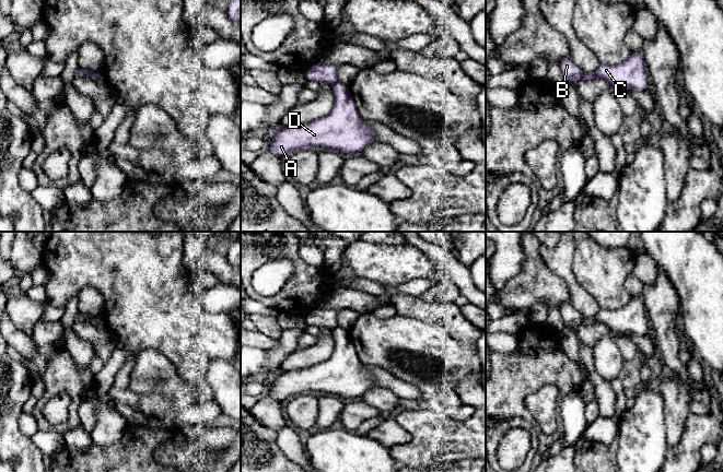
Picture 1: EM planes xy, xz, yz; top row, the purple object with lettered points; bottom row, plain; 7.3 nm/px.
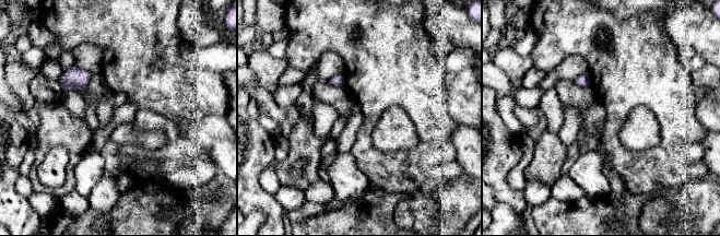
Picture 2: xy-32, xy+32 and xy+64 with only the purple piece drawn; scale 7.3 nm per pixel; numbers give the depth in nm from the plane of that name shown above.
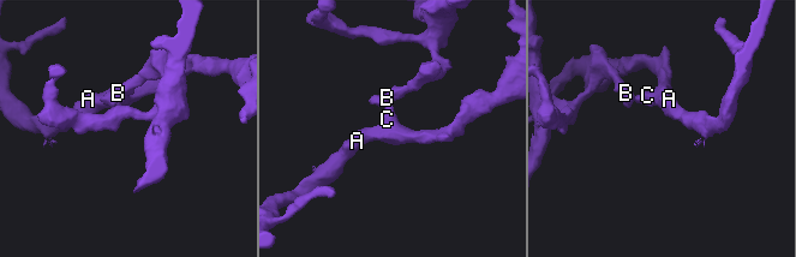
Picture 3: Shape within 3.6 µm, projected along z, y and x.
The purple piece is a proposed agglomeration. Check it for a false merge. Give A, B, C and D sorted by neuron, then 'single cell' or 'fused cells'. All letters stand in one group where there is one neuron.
A C D / B | fused cells

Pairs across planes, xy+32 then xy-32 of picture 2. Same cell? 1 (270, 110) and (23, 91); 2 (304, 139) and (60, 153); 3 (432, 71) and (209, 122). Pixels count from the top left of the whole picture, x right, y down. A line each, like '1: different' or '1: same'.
1: different
2: different
3: different

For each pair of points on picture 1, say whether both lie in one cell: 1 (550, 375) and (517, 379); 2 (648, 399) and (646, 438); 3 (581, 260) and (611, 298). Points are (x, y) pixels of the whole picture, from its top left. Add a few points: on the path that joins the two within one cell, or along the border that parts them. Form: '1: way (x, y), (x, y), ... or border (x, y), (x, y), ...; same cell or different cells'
1: way (543, 375), (525, 375); same cell
2: way (648, 409), (646, 428); same cell
3: way (591, 270), (607, 288); same cell

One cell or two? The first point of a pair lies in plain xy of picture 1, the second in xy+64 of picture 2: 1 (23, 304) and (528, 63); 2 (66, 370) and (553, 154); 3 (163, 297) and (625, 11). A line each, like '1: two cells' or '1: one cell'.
1: one cell
2: one cell
3: two cells

